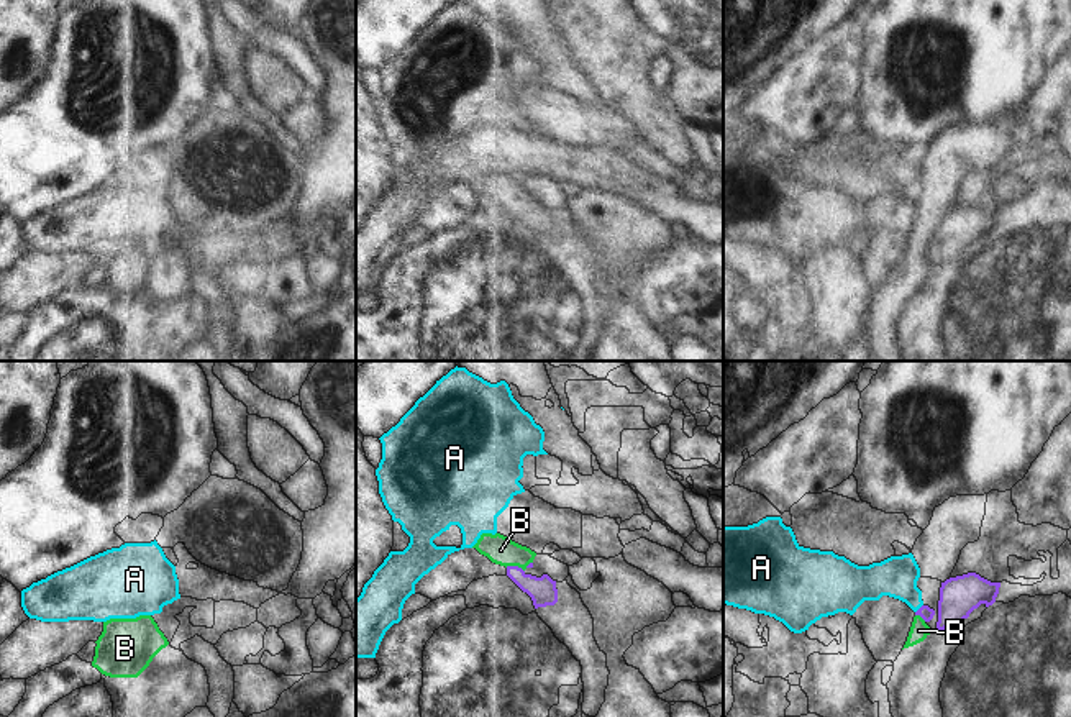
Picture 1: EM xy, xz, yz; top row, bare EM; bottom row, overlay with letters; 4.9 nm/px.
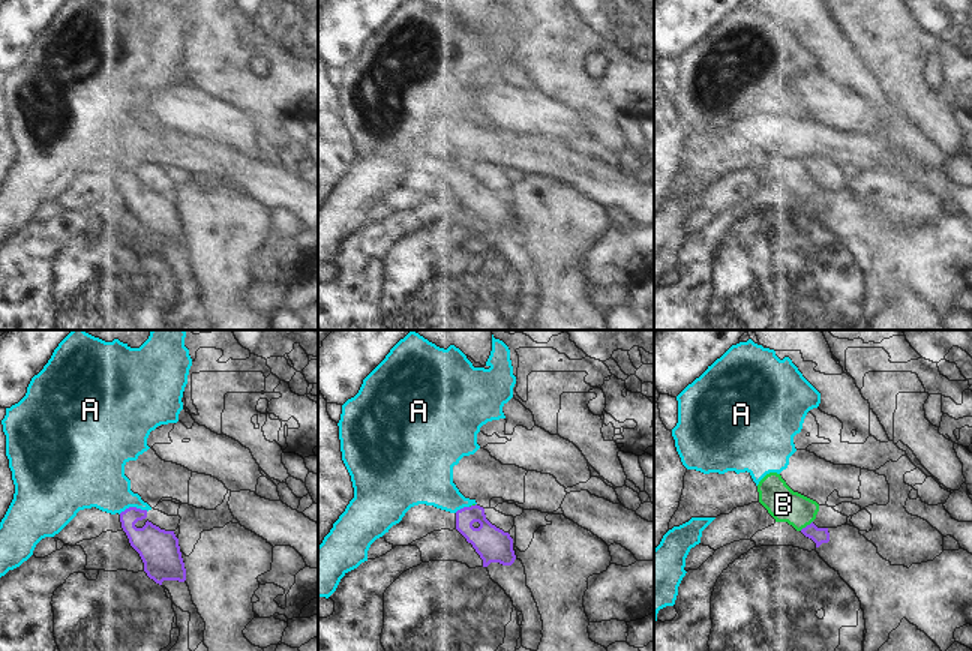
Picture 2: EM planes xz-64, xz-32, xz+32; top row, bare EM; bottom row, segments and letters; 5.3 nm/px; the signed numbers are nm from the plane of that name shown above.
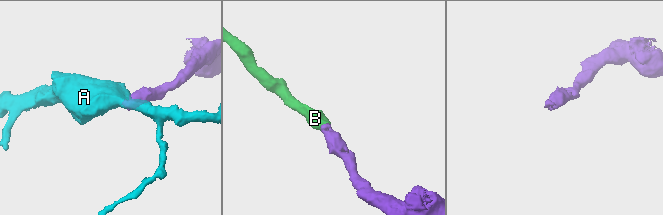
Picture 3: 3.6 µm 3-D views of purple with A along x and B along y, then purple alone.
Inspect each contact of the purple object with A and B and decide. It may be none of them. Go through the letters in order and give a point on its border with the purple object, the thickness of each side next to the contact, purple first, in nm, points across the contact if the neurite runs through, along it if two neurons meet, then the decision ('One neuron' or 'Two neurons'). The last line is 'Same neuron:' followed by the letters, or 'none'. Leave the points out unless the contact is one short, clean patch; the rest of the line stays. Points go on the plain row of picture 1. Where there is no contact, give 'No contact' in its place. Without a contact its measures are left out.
A: Touches purple at yz (919, 242). Thickness 70 nm (purple) against 200 nm. Boundary: yz (922, 237), (916, 245). Two neurons
B: Touches purple at xz (515, 199). Thickness 130 nm (purple) against 140 nm. Path across: xz (543, 223), (530, 217), (515, 199), (501, 182). One neuron
Same neuron: B.

